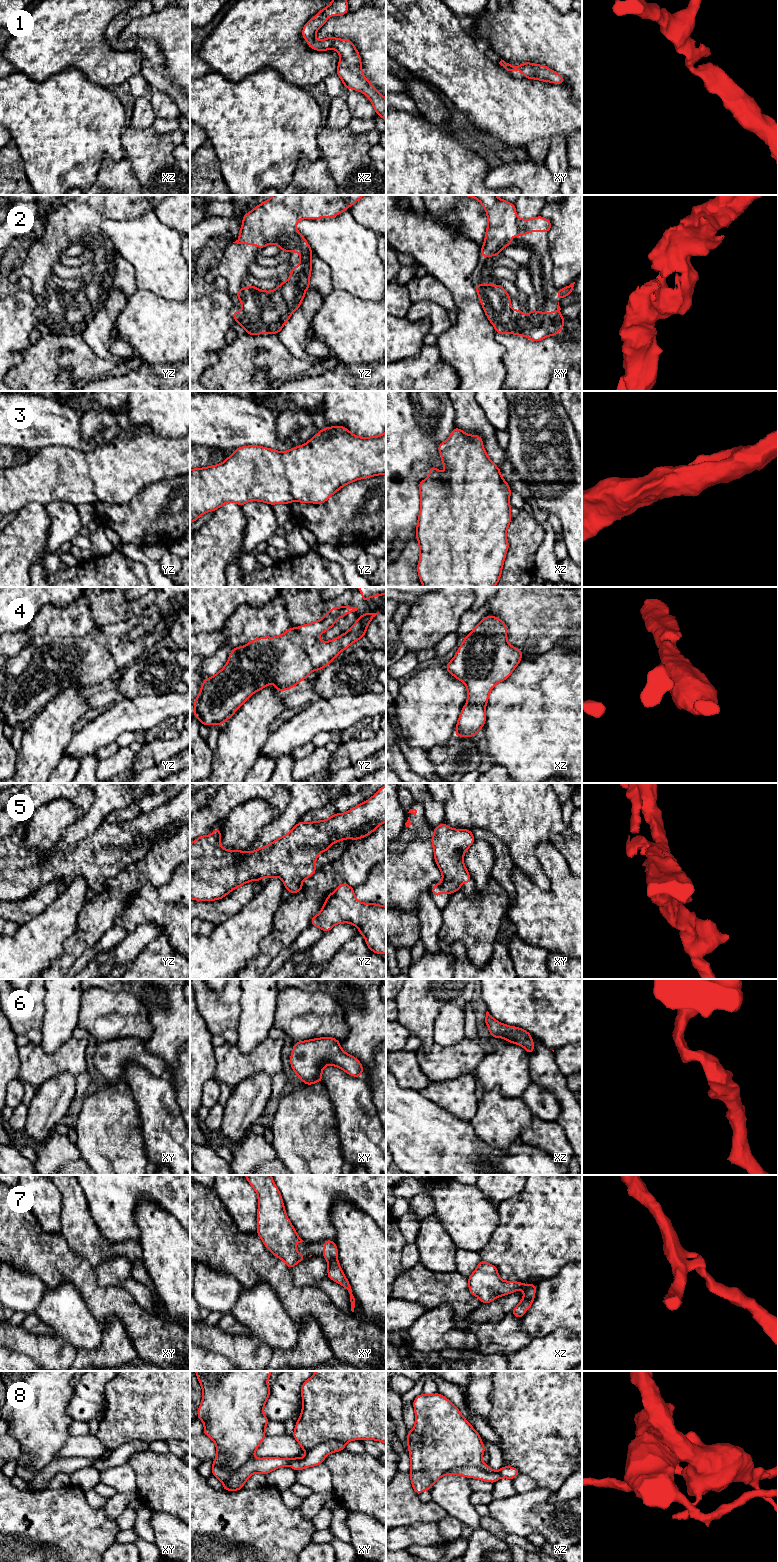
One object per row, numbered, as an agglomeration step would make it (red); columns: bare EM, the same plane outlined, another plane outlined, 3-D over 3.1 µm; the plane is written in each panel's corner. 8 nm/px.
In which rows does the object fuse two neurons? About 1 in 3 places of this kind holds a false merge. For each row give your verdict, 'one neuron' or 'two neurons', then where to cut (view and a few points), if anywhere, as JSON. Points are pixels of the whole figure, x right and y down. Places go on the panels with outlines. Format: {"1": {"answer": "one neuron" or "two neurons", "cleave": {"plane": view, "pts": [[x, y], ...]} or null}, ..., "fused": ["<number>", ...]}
{"1": {"answer": "one neuron", "cleave": null}, "2": {"answer": "one neuron", "cleave": null}, "3": {"answer": "one neuron", "cleave": null}, "4": {"answer": "one neuron", "cleave": null}, "5": {"answer": "one neuron", "cleave": null}, "6": {"answer": "one neuron", "cleave": null}, "7": {"answer": "one neuron", "cleave": null}, "8": {"answer": "two neurons", "cleave": {"plane": "xz", "pts": [[443, 1474], [454, 1468], [479, 1467], [499, 1477]]}}, "fused": ["8"]}

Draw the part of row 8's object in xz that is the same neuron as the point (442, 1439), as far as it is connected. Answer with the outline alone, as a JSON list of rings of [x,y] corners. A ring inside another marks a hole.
[[[437,1392],[433,1395],[421,1393],[414,1399],[412,1404],[415,1410],[415,1426],[411,1431],[407,1432],[407,1446],[411,1461],[409,1475],[412,1487],[417,1495],[425,1490],[430,1490],[433,1484],[438,1481],[445,1472],[454,1468],[478,1467],[488,1473],[497,1473],[499,1478],[509,1478],[511,1480],[520,1474],[519,1470],[515,1467],[503,1466],[499,1471],[494,1471],[488,1464],[482,1462],[485,1446],[481,1441],[481,1436],[463,1417],[457,1407],[440,1393]]]

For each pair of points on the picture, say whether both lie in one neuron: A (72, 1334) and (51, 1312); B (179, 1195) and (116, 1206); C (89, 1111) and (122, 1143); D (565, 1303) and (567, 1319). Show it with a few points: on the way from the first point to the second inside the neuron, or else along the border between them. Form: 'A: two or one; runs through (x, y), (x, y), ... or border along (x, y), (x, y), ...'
A: one; runs through (68, 1329), (56, 1317)
B: one; runs through (164, 1194), (157, 1188), (134, 1188), (132, 1190)
C: one; runs through (97, 1118), (114, 1135)
D: one; runs through (567, 1307), (567, 1315)

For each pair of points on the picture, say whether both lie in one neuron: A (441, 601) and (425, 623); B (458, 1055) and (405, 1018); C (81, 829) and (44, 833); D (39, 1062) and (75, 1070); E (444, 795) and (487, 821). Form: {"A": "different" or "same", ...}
{"A": "same", "B": "different", "C": "different", "D": "same", "E": "different"}

